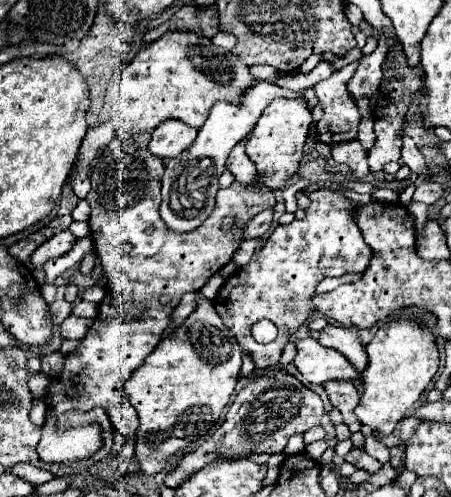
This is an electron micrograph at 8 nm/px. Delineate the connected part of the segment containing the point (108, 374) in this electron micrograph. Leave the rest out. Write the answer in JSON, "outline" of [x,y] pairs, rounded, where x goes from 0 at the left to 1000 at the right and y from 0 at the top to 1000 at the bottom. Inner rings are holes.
{"outline":[[[333,268],[293,272],[279,284],[257,276],[204,336],[204,380],[191,404],[204,416],[195,453],[200,473],[208,473],[208,505],[239,561],[235,598],[217,614],[217,646],[231,650],[204,654],[169,706],[146,714],[151,726],[142,726],[142,751],[133,751],[133,759],[111,759],[111,779],[102,783],[106,847],[98,855],[102,863],[93,859],[84,895],[84,915],[102,932],[182,928],[226,899],[226,867],[217,855],[129,863],[115,845],[155,823],[197,827],[208,821],[204,803],[284,803],[275,775],[359,686],[359,670],[377,650],[381,626],[399,614],[404,594],[443,586],[452,569],[514,521],[537,489],[532,453],[545,453],[563,433],[612,412],[608,388],[594,376],[532,372],[519,364],[510,376],[483,384],[479,416],[452,453],[417,473],[373,465],[350,433],[364,324],[328,308],[328,284]],[[501,433],[523,437],[523,457],[506,469],[488,461]],[[324,457],[337,457],[341,465],[324,469]],[[279,606],[333,606],[333,622],[310,646],[239,654],[235,646],[257,642],[248,630],[262,630],[266,614]]]}

